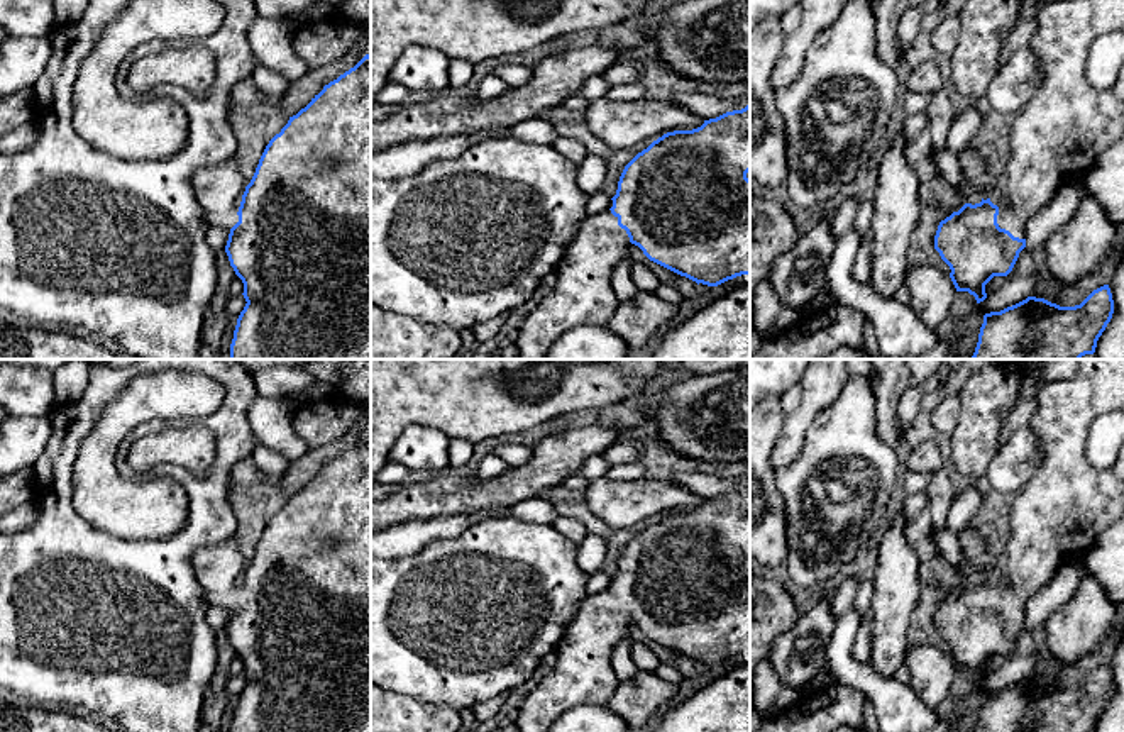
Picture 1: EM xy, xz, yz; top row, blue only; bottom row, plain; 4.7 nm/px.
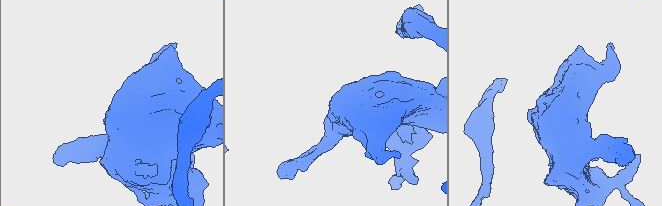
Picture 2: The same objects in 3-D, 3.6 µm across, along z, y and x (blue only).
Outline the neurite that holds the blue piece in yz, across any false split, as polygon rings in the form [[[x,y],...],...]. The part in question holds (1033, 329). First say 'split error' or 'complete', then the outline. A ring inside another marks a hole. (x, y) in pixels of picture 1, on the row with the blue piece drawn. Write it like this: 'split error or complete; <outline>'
complete; [[[1109,285],[1075,307],[1028,297],[984,315],[975,352],[968,359],[1080,359],[1095,352],[1112,313]]]

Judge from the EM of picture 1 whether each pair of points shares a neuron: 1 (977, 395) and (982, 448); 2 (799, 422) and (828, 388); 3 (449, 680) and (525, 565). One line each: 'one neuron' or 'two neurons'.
1: one neuron
2: one neuron
3: one neuron

